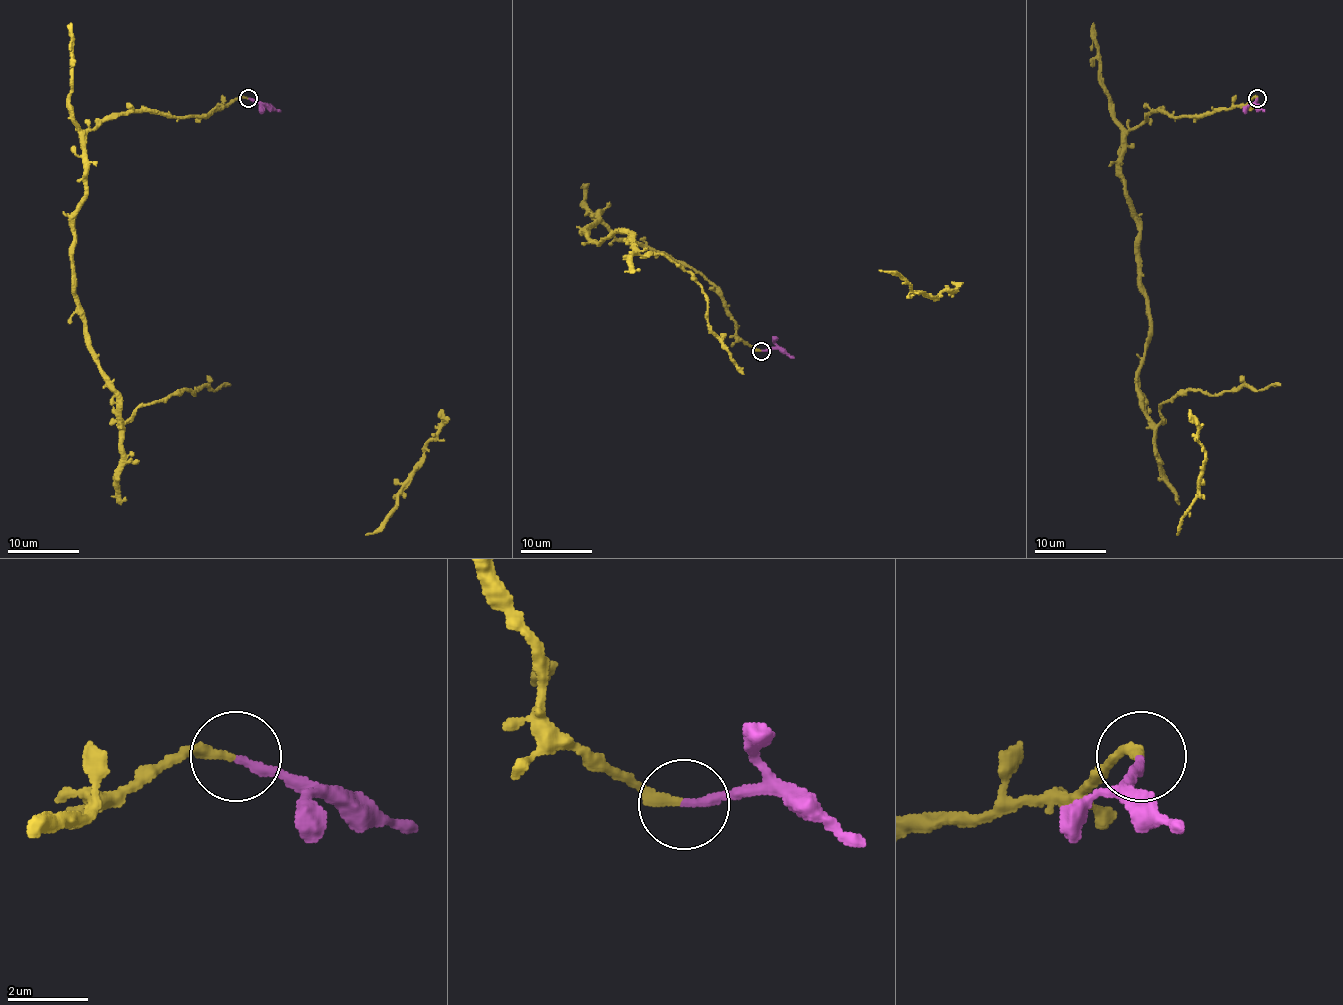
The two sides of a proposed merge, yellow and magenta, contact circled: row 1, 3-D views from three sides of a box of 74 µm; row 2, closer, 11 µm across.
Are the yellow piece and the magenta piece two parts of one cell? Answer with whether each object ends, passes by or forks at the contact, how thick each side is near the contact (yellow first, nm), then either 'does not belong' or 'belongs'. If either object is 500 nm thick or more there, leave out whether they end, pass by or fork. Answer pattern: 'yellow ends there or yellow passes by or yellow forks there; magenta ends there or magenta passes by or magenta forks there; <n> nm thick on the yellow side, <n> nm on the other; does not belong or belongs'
yellow ends there; magenta ends there; 280 nm thick on the yellow side, 240 nm on the other; belongs

